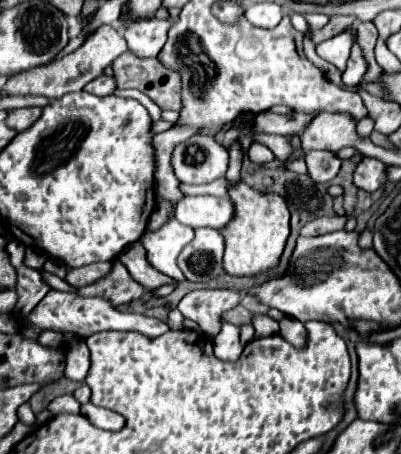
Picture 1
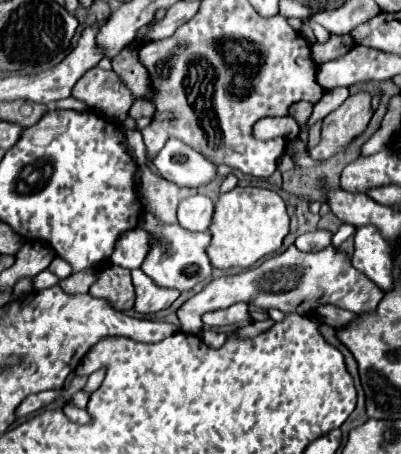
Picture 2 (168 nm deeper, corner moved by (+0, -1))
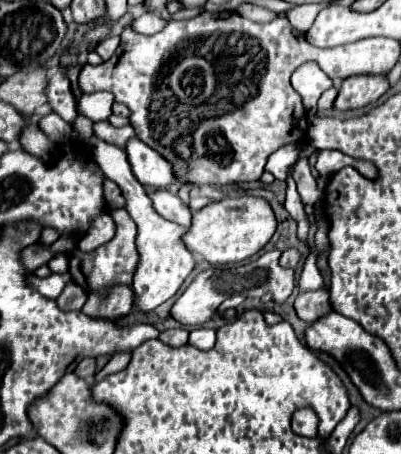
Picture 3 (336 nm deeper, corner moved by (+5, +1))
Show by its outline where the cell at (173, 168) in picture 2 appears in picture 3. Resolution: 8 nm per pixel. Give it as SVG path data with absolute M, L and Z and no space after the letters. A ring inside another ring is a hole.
M131 138L127 142L125 152L131 162L133 174L141 184L169 186L171 182L177 180L173 164L167 158L163 158L159 152L155 152L153 148L149 148L145 142L141 142L139 138Z

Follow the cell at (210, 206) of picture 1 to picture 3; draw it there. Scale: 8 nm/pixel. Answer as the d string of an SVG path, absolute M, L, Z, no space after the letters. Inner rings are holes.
M157 190L155 194L149 194L149 198L153 200L153 206L155 210L175 222L175 224L181 224L181 226L191 226L191 220L193 220L193 210L189 208L189 204L183 204L179 196L167 192L167 190Z

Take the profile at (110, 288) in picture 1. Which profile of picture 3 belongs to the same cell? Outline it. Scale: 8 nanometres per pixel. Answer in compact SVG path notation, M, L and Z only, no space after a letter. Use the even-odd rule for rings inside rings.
M113 286L107 292L93 292L85 306L81 308L83 314L89 314L93 318L111 318L117 320L119 316L125 316L131 312L133 304L133 292L127 286Z

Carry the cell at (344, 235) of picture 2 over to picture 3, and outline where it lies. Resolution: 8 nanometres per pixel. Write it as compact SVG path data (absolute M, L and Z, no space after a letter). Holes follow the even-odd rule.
M309 252L303 263L303 269L299 280L300 292L323 288L324 278L317 268L318 254Z

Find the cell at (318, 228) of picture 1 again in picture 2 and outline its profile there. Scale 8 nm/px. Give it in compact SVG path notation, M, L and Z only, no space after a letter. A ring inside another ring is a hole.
M316 230L316 232L302 234L296 240L296 248L298 250L304 250L304 252L318 252L318 250L324 250L324 246L328 246L330 240L332 240L332 234L330 232Z

